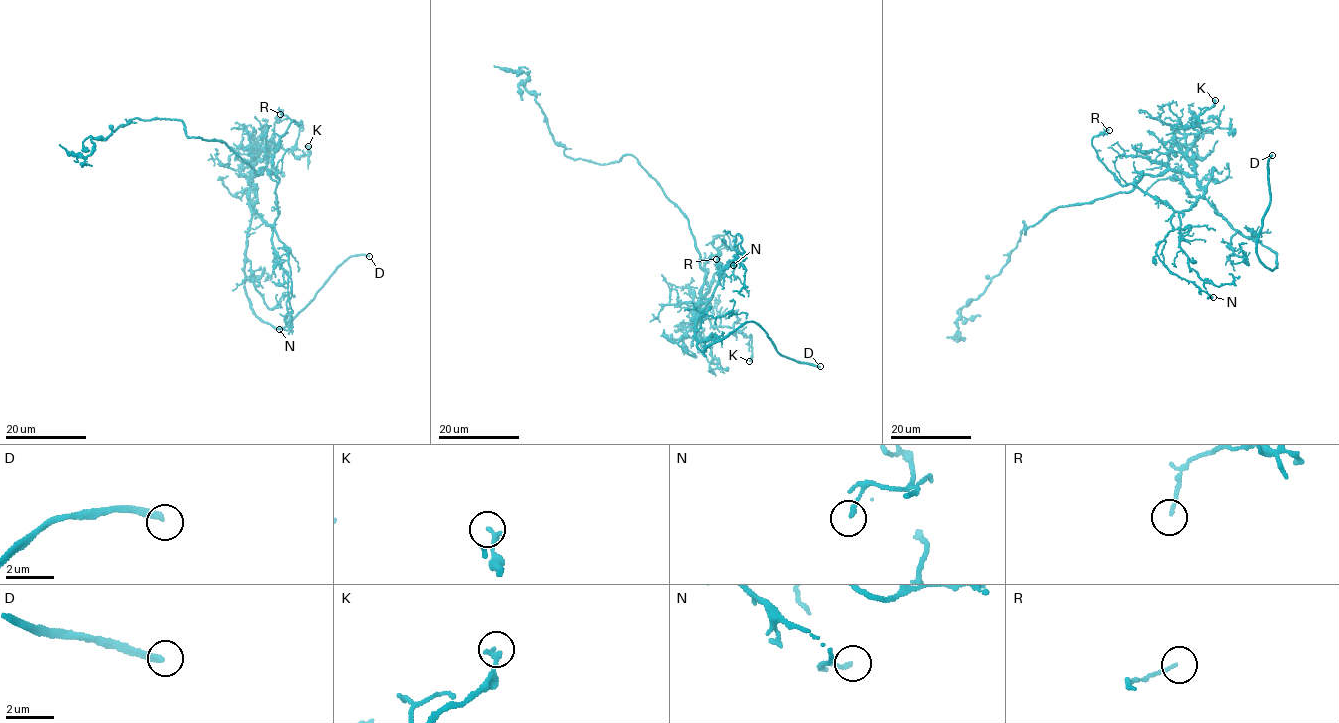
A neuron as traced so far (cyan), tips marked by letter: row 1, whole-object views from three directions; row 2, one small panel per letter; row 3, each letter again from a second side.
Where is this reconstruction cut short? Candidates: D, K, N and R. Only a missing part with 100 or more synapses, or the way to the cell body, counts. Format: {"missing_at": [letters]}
{"missing_at": ["D"]}

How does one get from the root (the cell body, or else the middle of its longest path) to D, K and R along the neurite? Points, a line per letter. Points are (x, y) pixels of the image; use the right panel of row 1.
D: (1138, 182), (1169, 170), (1193, 174), (1203, 197), (1233, 228), (1276, 252), (1271, 269), (1256, 252), (1272, 155)
K: (1138, 182), (1145, 175), (1169, 170), (1194, 174), (1175, 131), (1193, 126), (1215, 100)
R: (1138, 182), (1179, 170), (1193, 174), (1203, 196), (1174, 211), (1121, 185), (1092, 144), (1109, 130)

